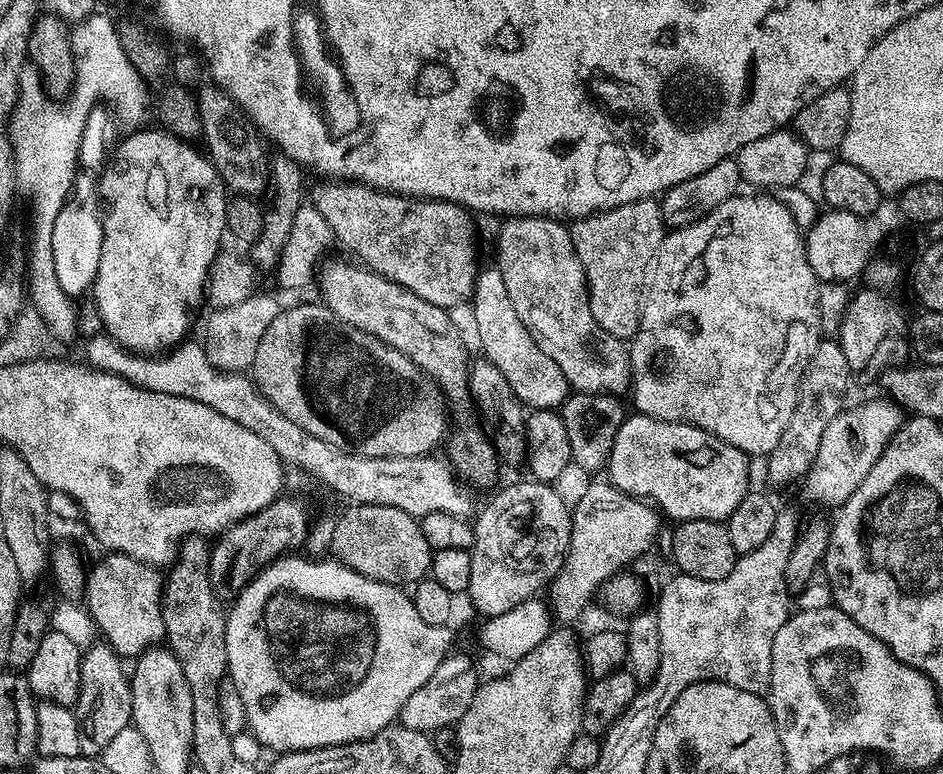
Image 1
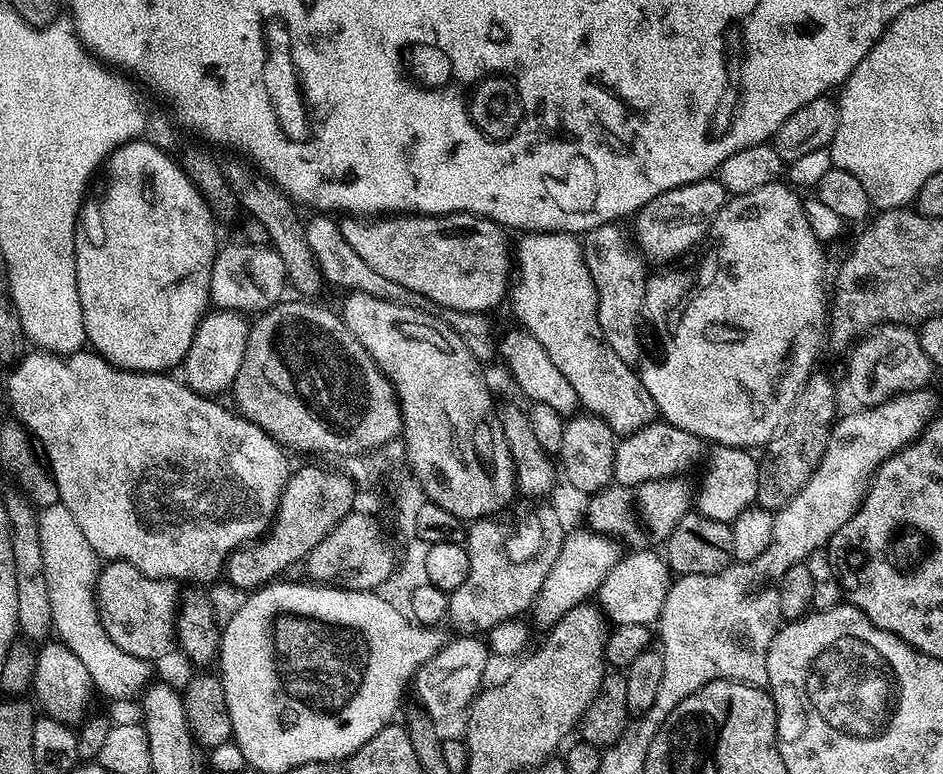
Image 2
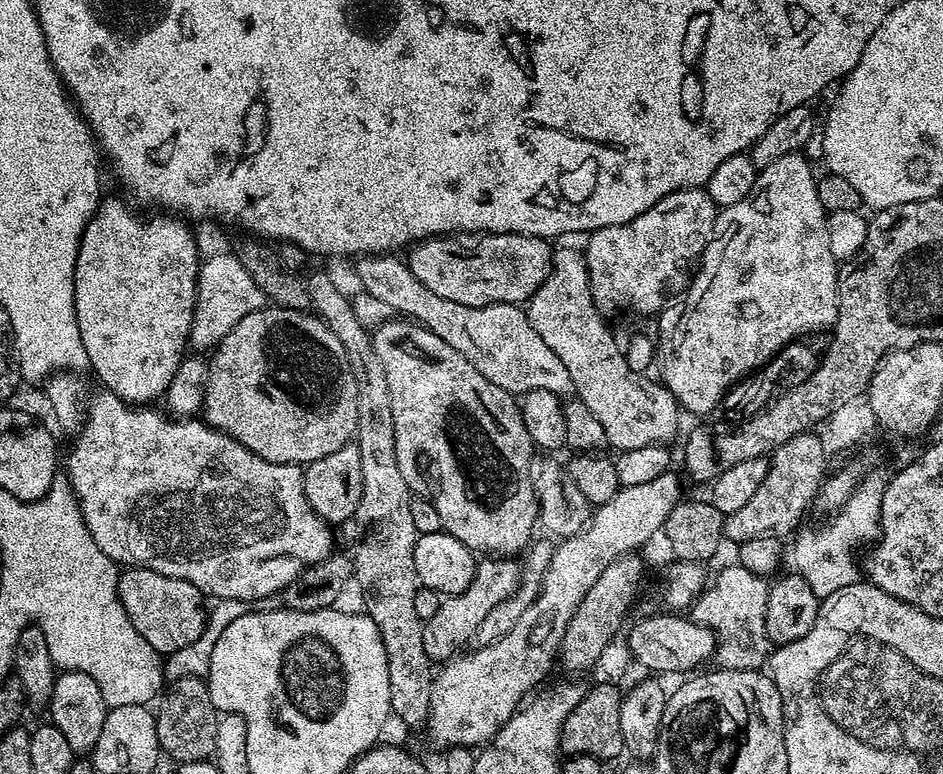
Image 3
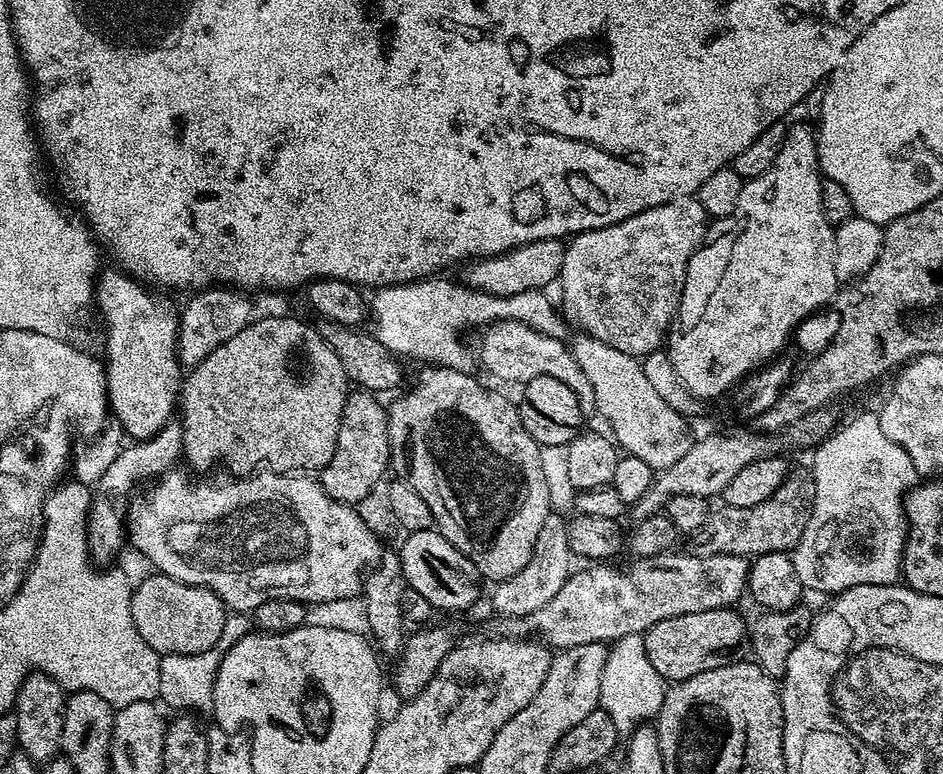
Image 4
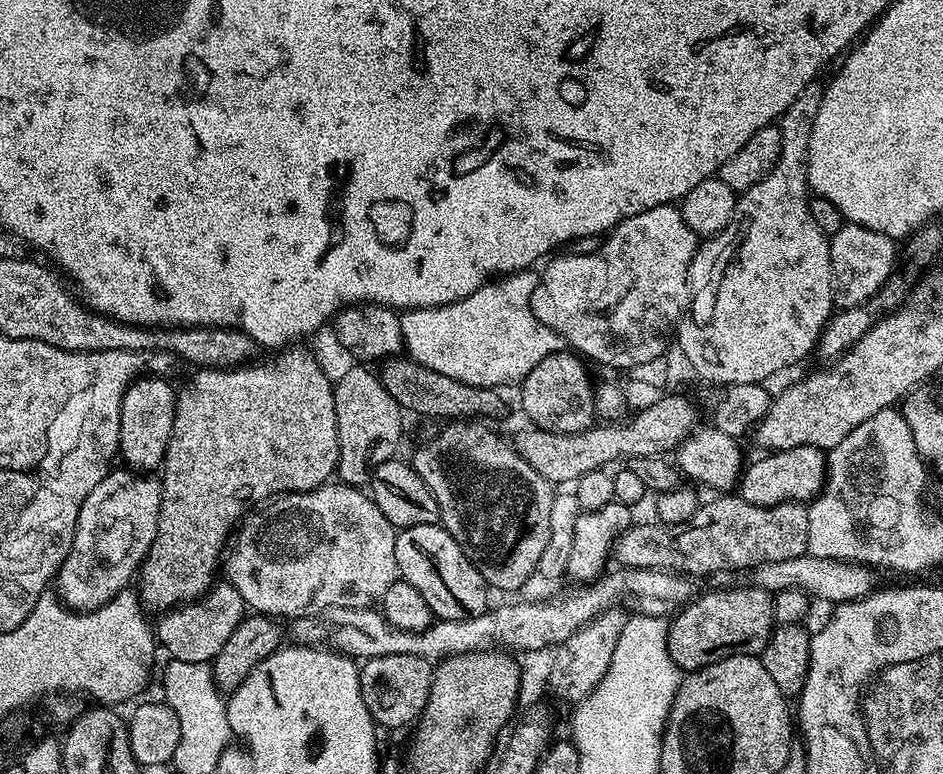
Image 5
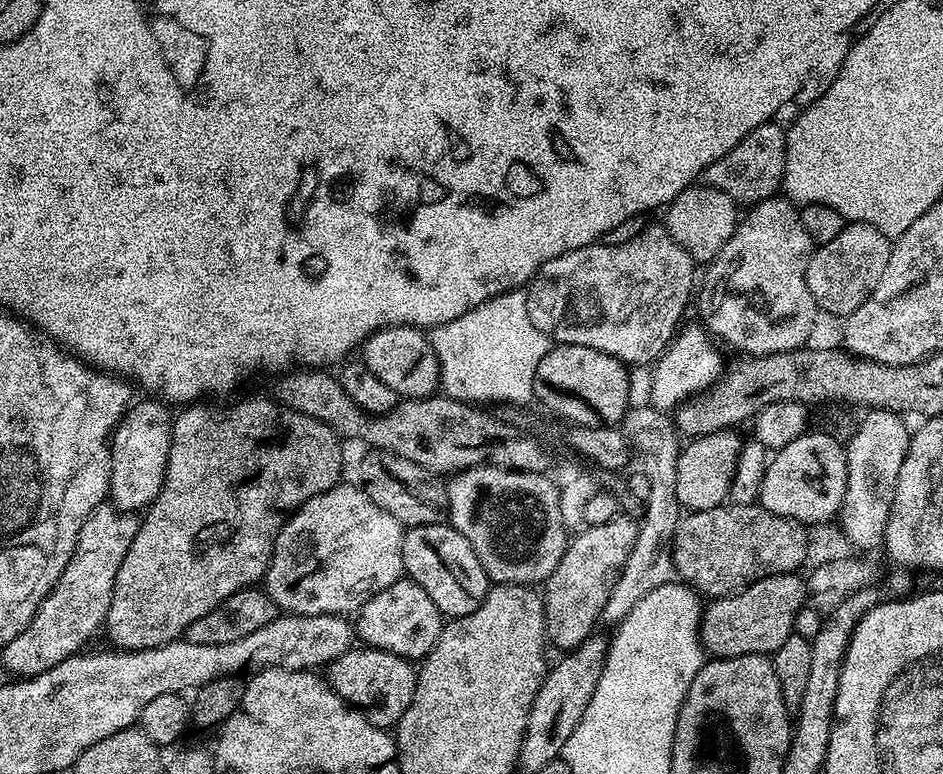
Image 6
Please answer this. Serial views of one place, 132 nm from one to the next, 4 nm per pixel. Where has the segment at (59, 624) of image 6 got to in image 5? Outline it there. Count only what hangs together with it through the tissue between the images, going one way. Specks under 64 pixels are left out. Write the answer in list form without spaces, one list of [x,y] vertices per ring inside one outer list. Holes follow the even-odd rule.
[[[124,466],[113,467],[106,478],[102,478],[102,482],[98,482],[98,486],[94,486],[94,490],[86,494],[86,502],[82,502],[82,510],[78,510],[70,554],[66,562],[62,562],[54,581],[55,591],[67,608],[74,612],[96,610],[113,600],[119,592],[125,591],[131,585],[128,584],[131,580],[133,583],[144,562],[144,555],[150,550],[156,537],[161,502],[160,482],[155,475],[141,474]]]

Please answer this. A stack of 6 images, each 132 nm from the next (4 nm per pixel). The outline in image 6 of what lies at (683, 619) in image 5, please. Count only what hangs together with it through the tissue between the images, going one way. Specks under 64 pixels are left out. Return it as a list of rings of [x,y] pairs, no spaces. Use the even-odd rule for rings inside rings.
[[[783,572],[755,580],[738,592],[707,601],[700,613],[700,645],[709,657],[768,656],[793,636],[794,618],[810,596],[803,575]]]

